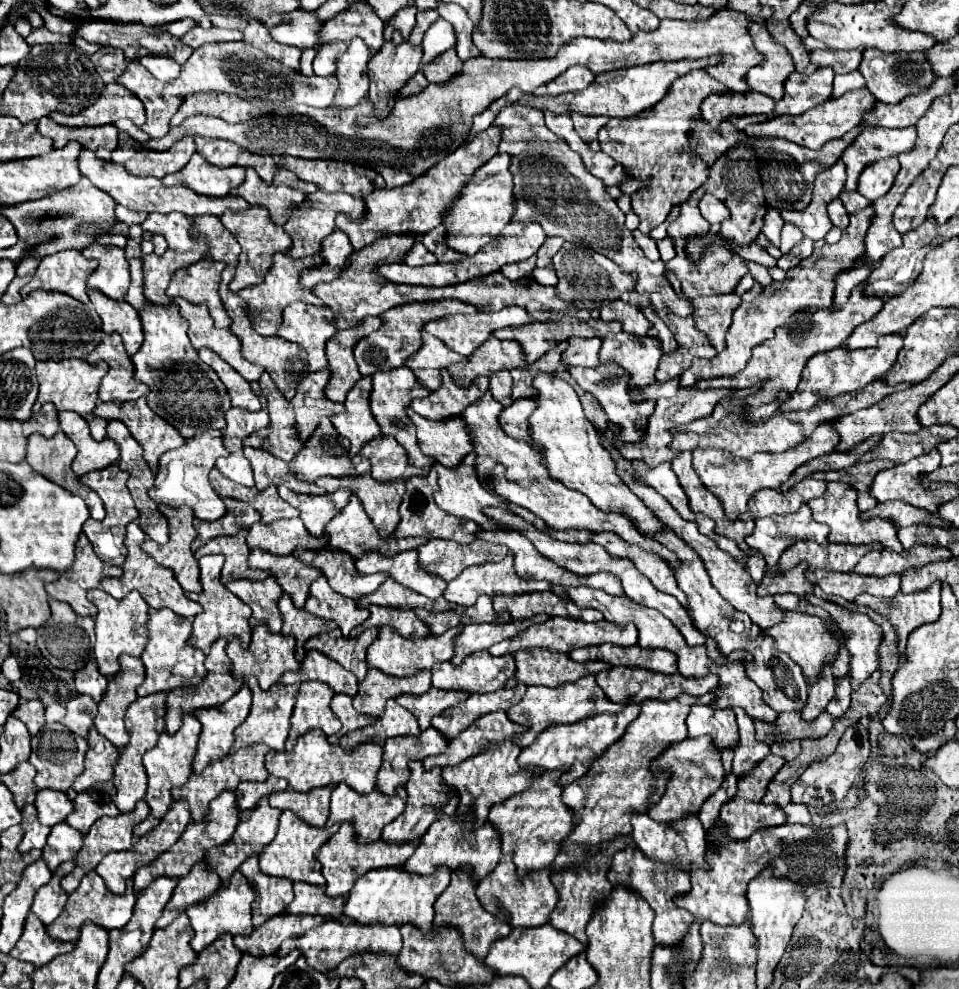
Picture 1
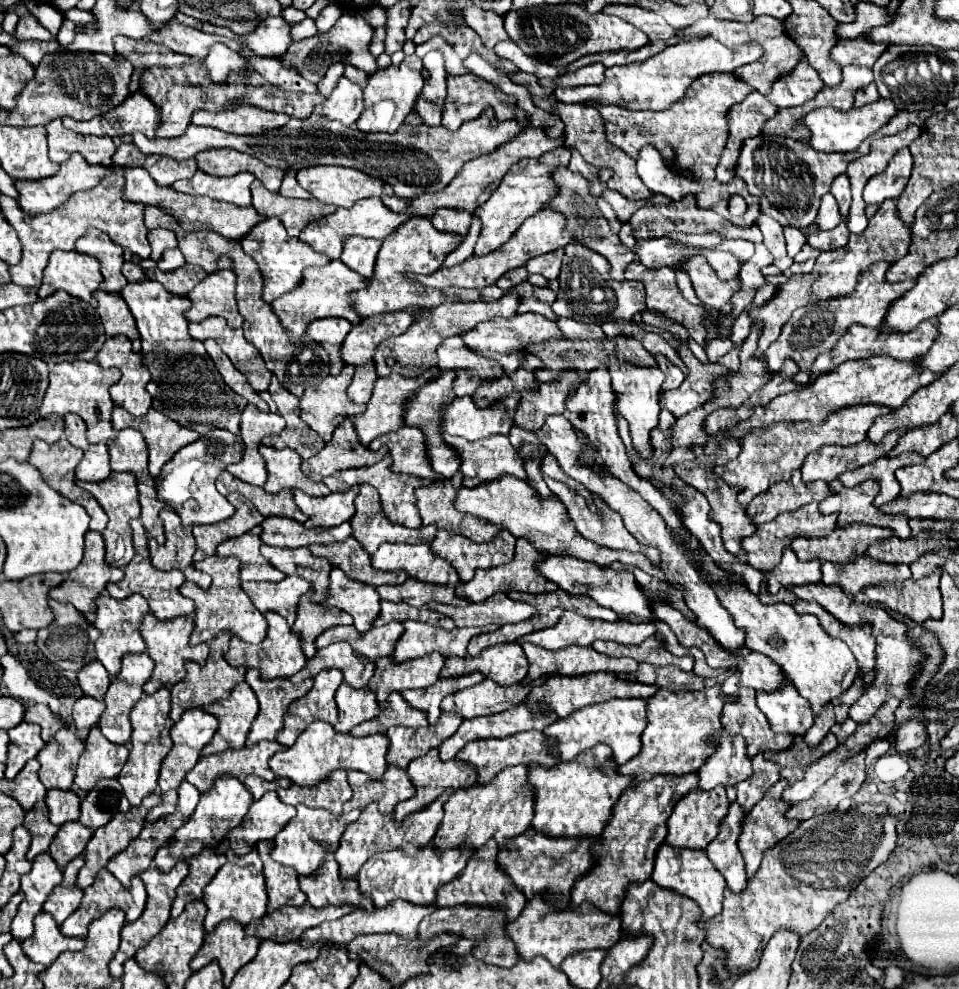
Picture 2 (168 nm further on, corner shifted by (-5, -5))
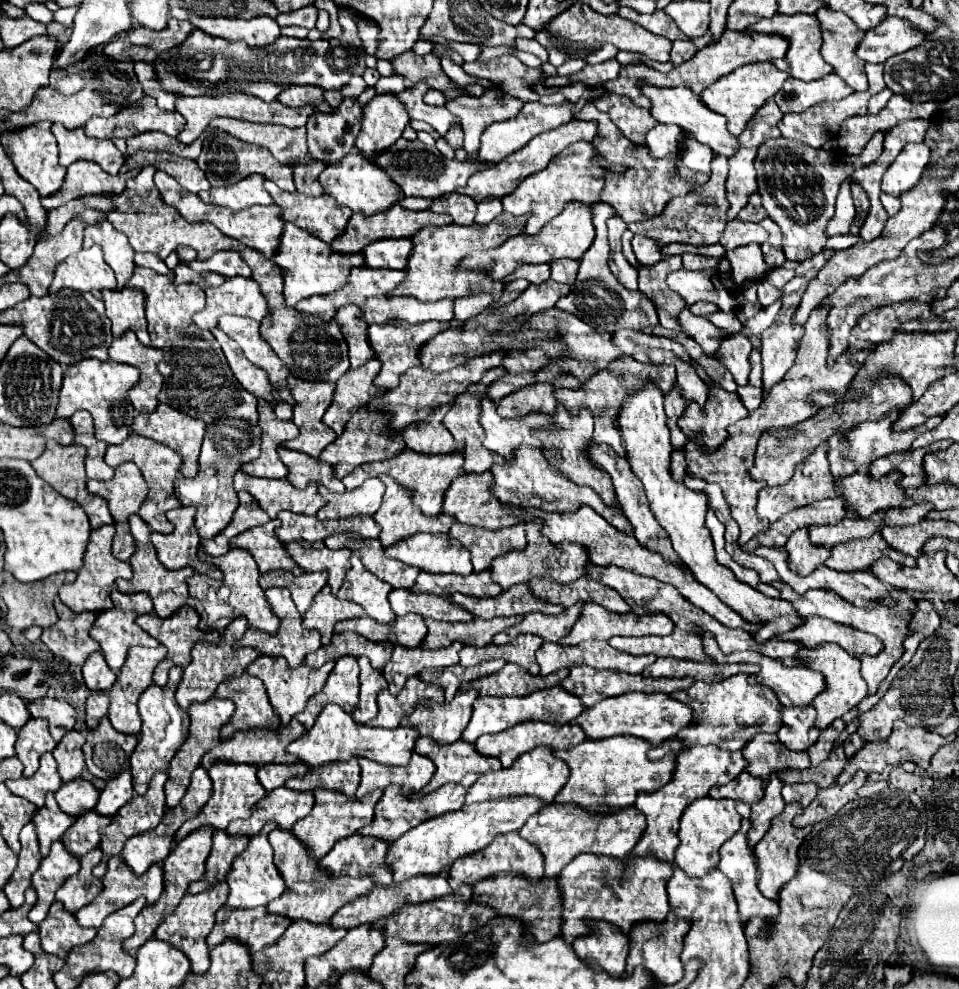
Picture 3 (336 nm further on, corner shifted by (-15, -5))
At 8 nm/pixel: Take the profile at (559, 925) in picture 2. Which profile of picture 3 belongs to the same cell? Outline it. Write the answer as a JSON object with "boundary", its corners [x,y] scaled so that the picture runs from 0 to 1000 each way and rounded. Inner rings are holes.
{"boundary":[[[604,863],[597,872],[593,872],[587,882],[581,888],[581,898],[585,904],[585,912],[587,912],[587,934],[585,934],[585,948],[591,954],[597,954],[604,946],[612,946],[616,944],[616,936],[612,934],[614,930],[631,930],[641,934],[650,944],[656,944],[658,936],[662,932],[670,932],[670,930],[685,930],[689,932],[696,922],[698,922],[698,912],[696,912],[696,902],[693,902],[693,894],[700,888],[700,872],[689,872],[681,866],[670,866],[664,868],[660,872],[658,878],[652,878],[652,870],[641,870],[635,866],[623,866],[623,863]]]}

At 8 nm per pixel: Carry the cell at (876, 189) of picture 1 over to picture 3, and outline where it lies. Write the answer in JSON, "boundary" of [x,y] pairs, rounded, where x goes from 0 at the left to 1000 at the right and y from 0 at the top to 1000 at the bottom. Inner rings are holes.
{"boundary":[[[946,146],[935,162],[925,170],[919,192],[929,198],[940,198],[950,192],[962,178],[962,170],[969,166],[969,150],[965,146]]]}

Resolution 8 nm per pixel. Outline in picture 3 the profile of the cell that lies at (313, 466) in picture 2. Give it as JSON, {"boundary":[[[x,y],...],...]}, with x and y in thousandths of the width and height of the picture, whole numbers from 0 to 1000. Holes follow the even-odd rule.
{"boundary":[[[374,413],[374,415],[366,421],[366,425],[362,427],[360,437],[358,437],[347,449],[343,449],[343,451],[335,457],[333,465],[345,469],[345,471],[349,473],[349,481],[351,481],[351,483],[358,483],[358,481],[362,481],[368,473],[372,473],[372,471],[376,471],[376,469],[381,469],[381,467],[404,465],[404,463],[416,459],[416,457],[422,453],[420,443],[418,443],[418,441],[410,441],[410,439],[399,439],[399,435],[404,435],[404,433],[399,433],[399,431],[401,431],[401,429],[399,429],[399,421],[397,421],[397,419],[389,419],[389,417],[385,417],[383,413]]]}

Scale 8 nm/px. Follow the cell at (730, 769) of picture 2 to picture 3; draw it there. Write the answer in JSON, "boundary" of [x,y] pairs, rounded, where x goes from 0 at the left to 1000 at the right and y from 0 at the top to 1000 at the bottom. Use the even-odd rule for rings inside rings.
{"boundary":[[[773,781],[762,793],[748,795],[739,801],[743,807],[762,807],[762,809],[775,809],[779,813],[791,811],[796,807],[796,789],[789,785],[783,785],[781,781]]]}

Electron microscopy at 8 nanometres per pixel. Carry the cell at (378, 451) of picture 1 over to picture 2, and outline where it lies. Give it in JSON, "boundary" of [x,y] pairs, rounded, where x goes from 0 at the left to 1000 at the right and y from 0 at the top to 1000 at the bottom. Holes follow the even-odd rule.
{"boundary":[[[418,431],[410,439],[401,439],[393,443],[391,447],[408,449],[406,459],[410,463],[410,477],[420,477],[420,479],[431,479],[437,483],[447,483],[447,485],[458,485],[460,481],[449,473],[445,465],[445,449],[441,443],[441,435]]]}

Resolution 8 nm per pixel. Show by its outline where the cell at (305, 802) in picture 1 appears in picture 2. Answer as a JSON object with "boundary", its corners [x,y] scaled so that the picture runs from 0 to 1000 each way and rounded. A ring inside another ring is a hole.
{"boundary":[[[358,777],[347,779],[341,789],[331,793],[331,797],[314,797],[310,793],[303,793],[299,799],[289,799],[293,811],[310,815],[318,813],[324,817],[339,817],[347,823],[356,823],[358,813],[366,807],[366,797],[362,791],[362,783]]]}

